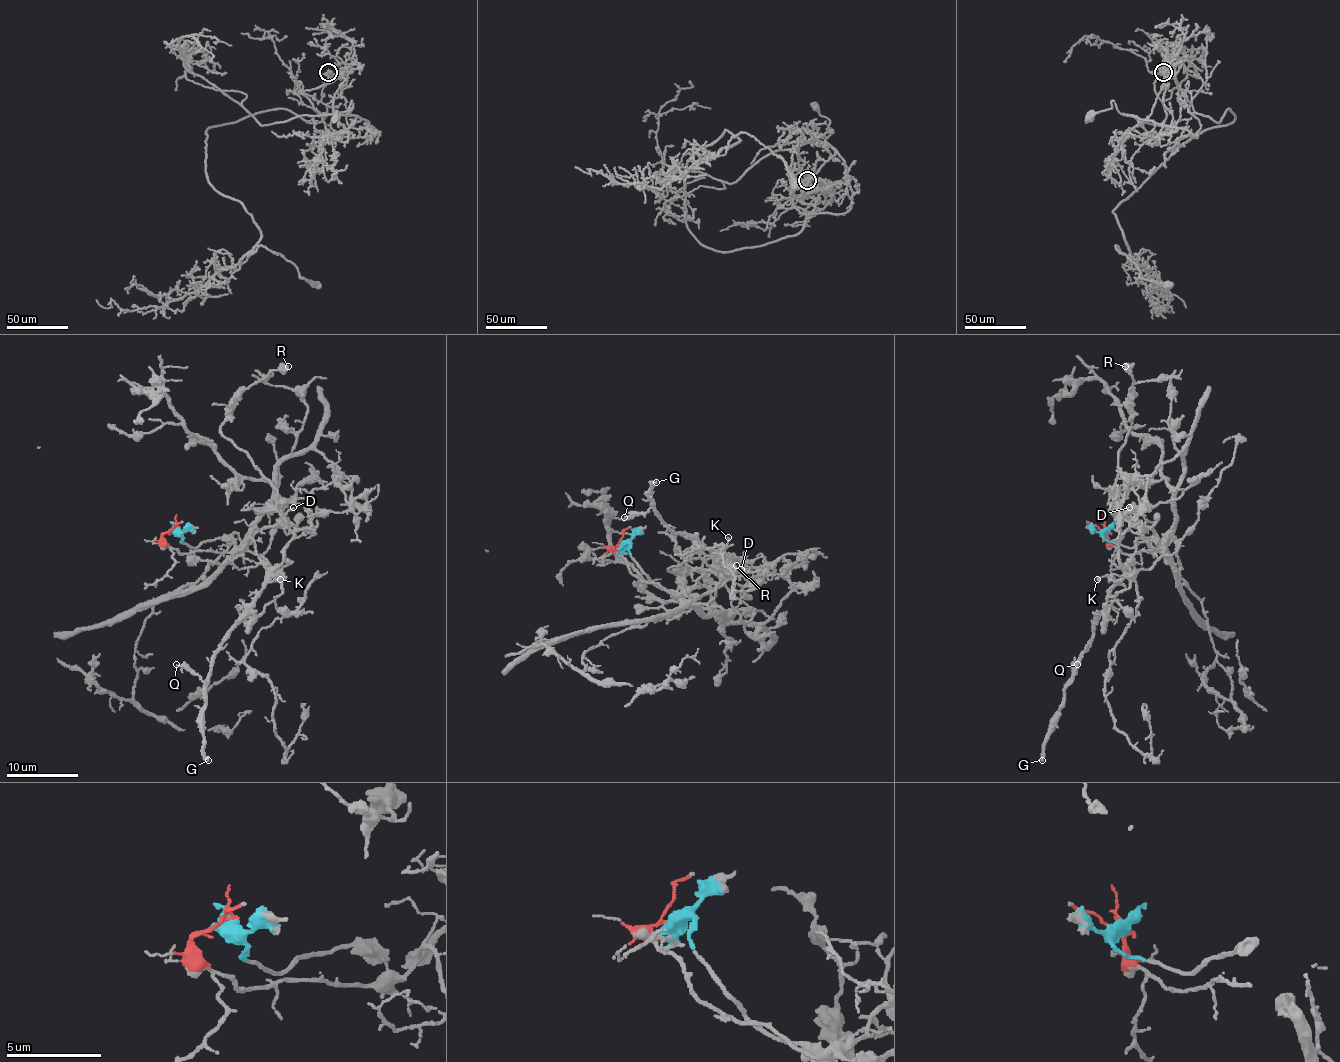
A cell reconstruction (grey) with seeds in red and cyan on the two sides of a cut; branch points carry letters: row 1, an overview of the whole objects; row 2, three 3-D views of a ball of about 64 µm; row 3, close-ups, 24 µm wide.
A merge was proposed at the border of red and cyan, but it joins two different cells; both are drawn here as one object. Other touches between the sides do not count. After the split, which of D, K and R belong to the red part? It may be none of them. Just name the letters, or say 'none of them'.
K

